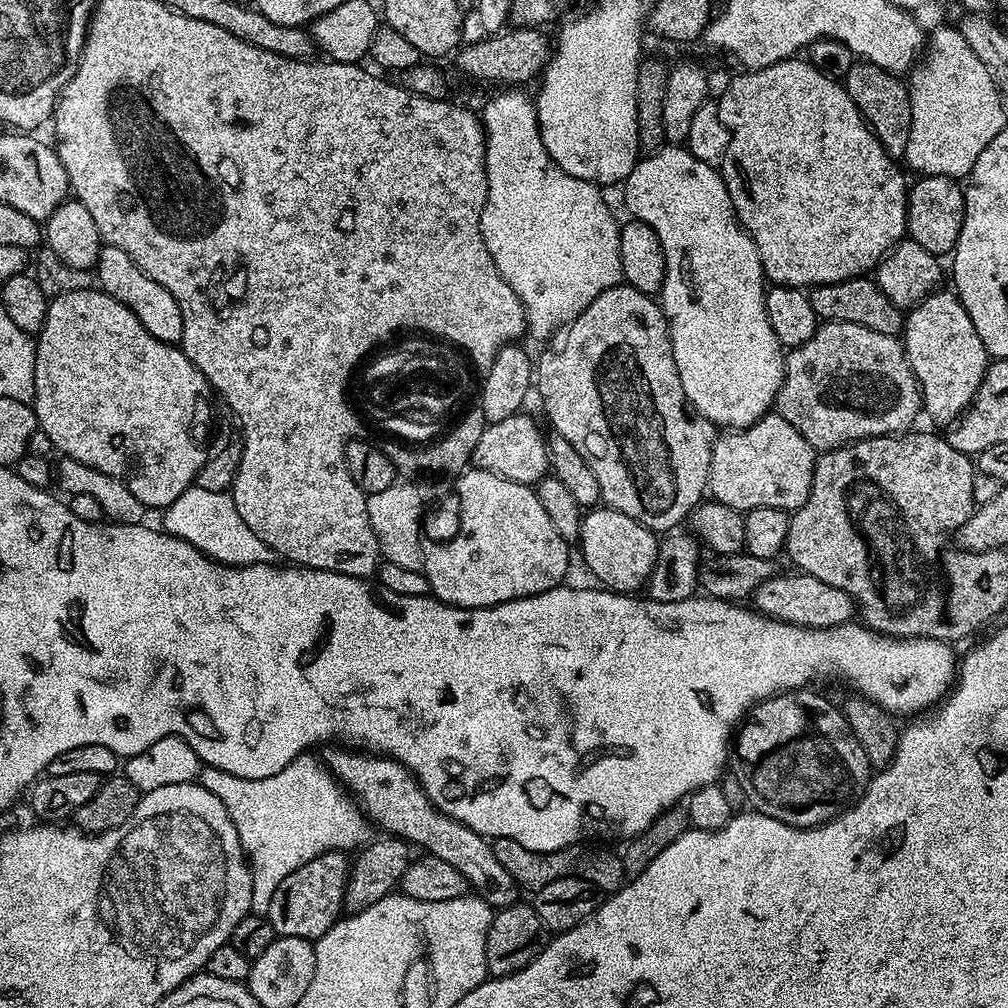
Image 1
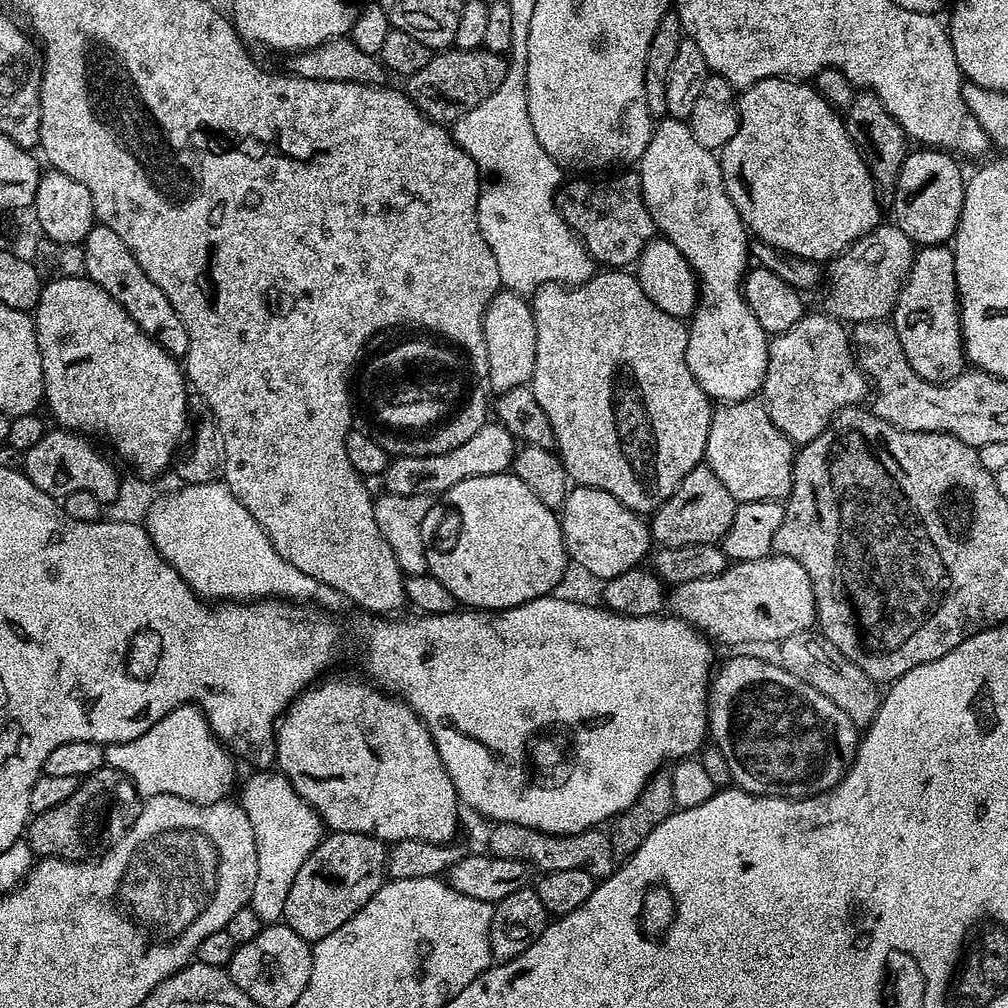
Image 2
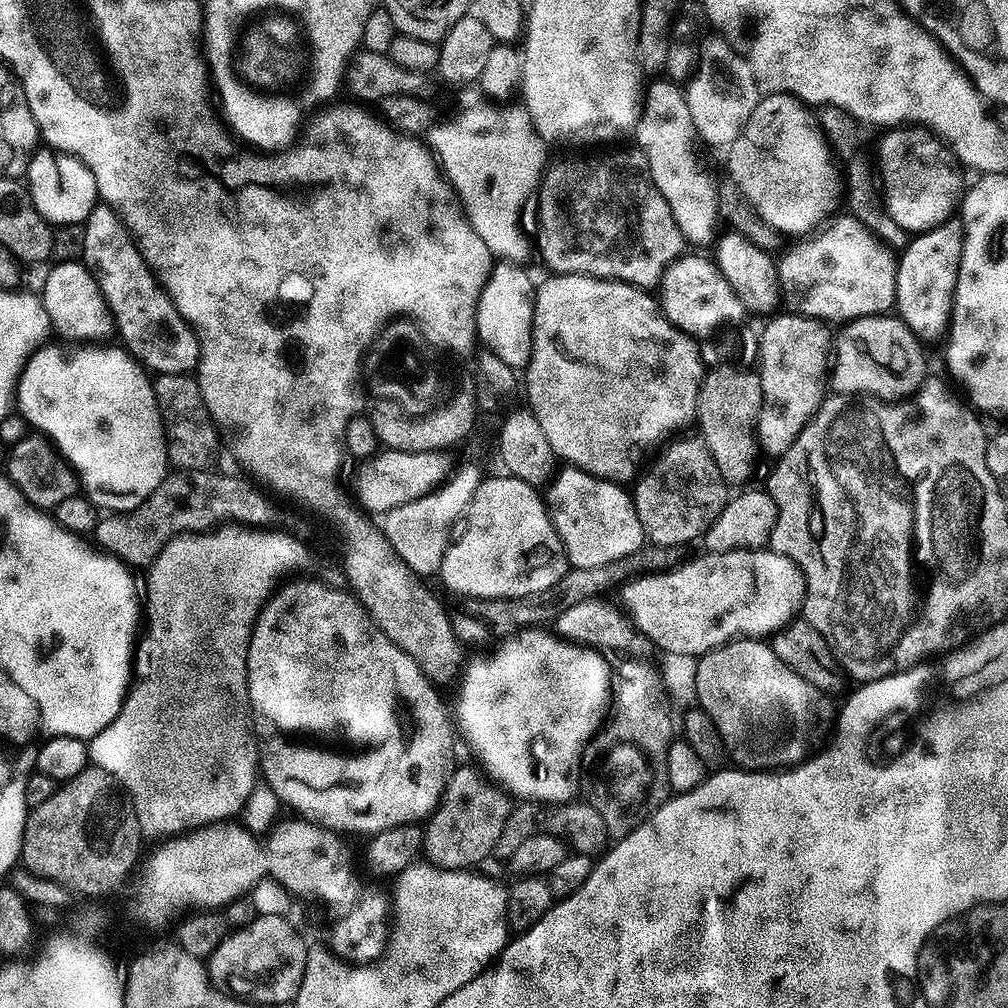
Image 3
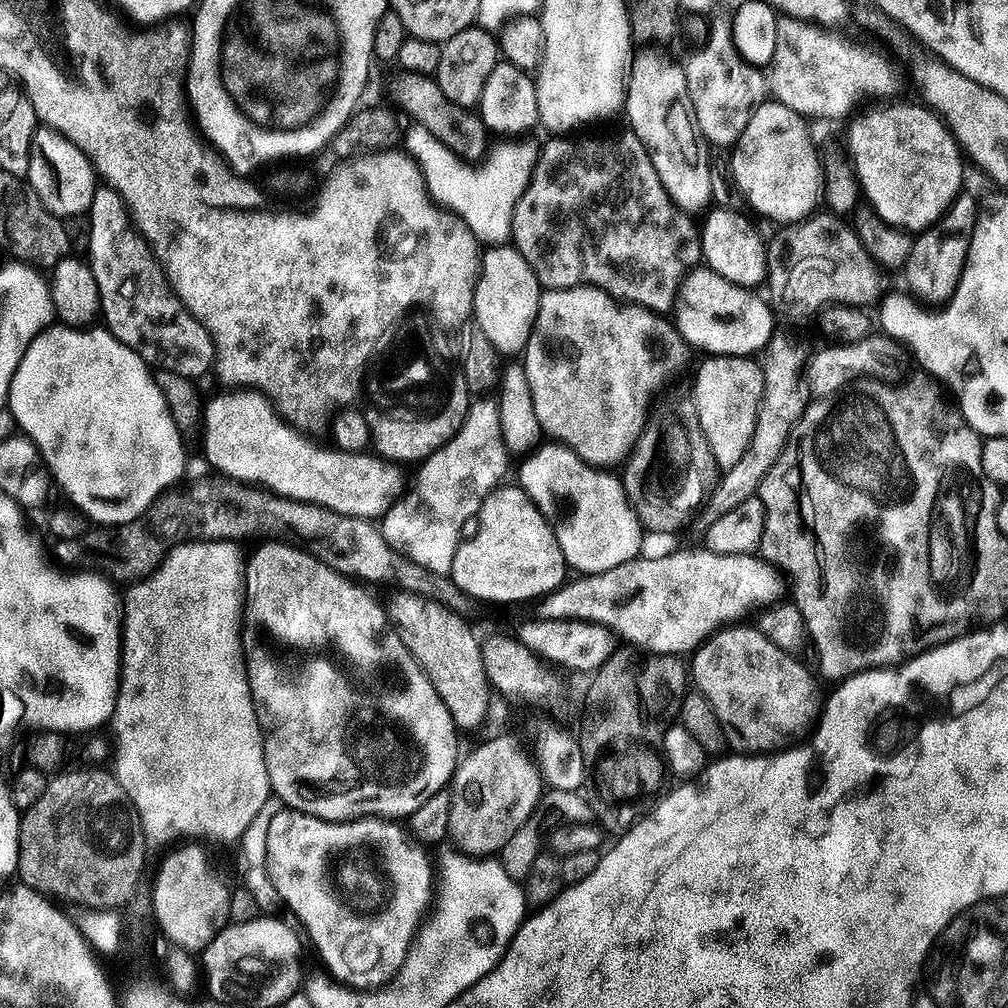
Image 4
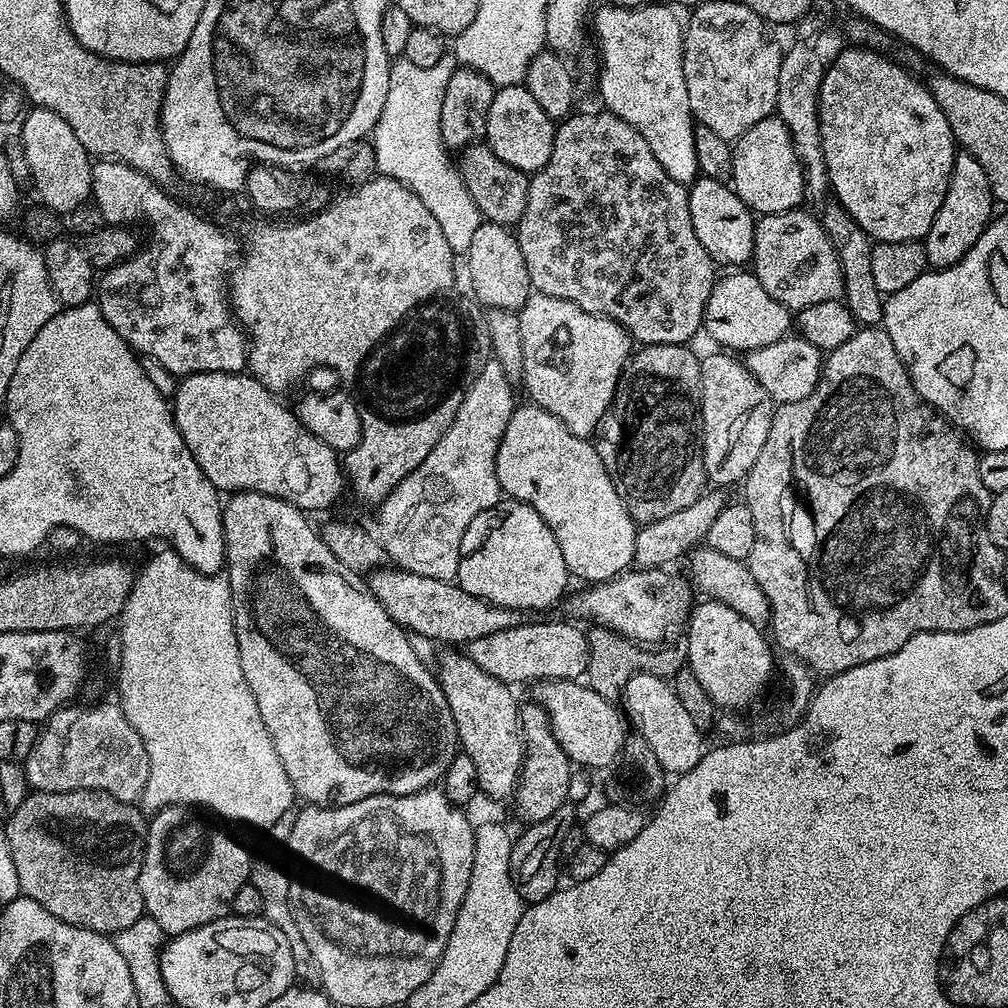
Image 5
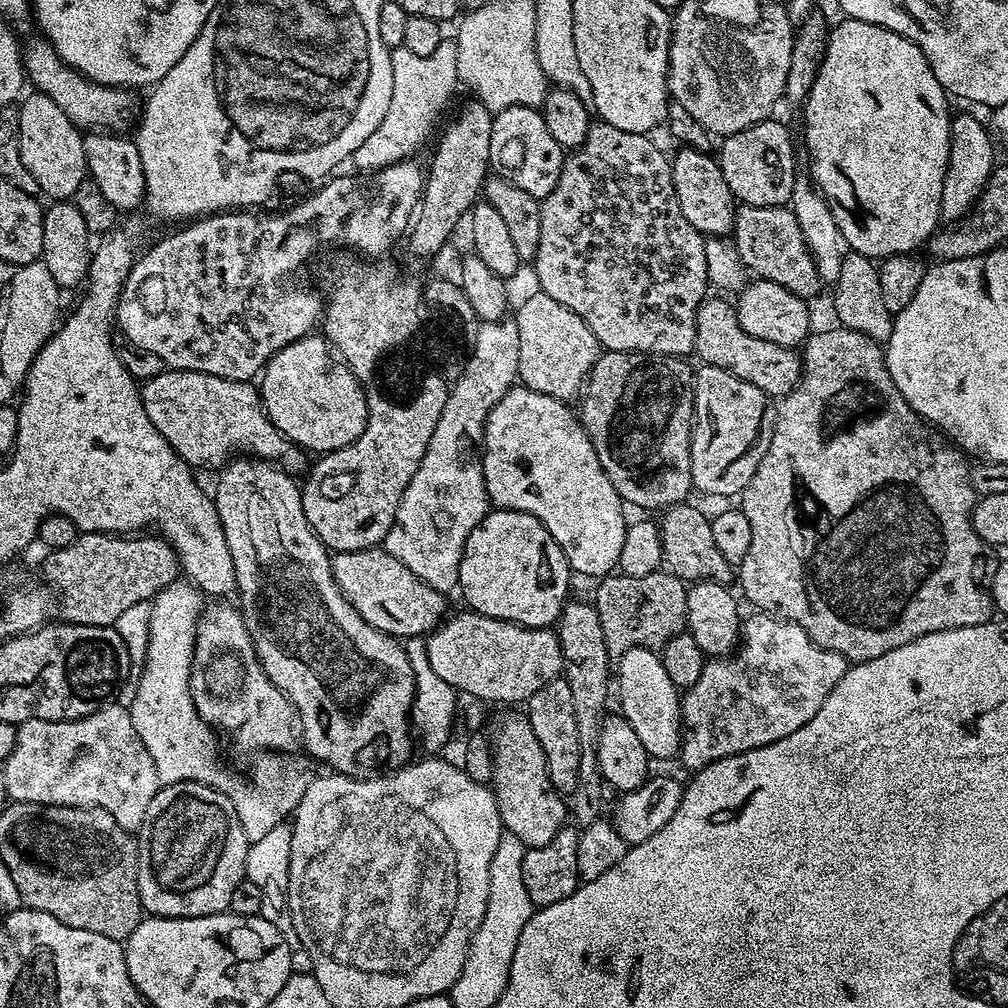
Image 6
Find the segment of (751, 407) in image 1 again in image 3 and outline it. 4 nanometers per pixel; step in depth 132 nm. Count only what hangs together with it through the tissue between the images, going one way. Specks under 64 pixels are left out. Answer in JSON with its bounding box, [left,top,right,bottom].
[634,78,721,245]

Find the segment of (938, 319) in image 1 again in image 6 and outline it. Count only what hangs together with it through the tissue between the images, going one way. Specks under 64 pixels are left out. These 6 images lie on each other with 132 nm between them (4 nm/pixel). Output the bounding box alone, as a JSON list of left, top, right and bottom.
[941,112,994,221]

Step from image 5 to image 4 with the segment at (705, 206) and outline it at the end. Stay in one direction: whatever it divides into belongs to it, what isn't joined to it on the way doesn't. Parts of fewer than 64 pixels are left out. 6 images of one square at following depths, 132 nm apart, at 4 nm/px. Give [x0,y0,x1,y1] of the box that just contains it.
[700,207,768,290]

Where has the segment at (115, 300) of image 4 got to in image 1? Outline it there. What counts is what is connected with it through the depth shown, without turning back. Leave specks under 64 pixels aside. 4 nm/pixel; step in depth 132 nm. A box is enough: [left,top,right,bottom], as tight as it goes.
[94,244,182,345]

